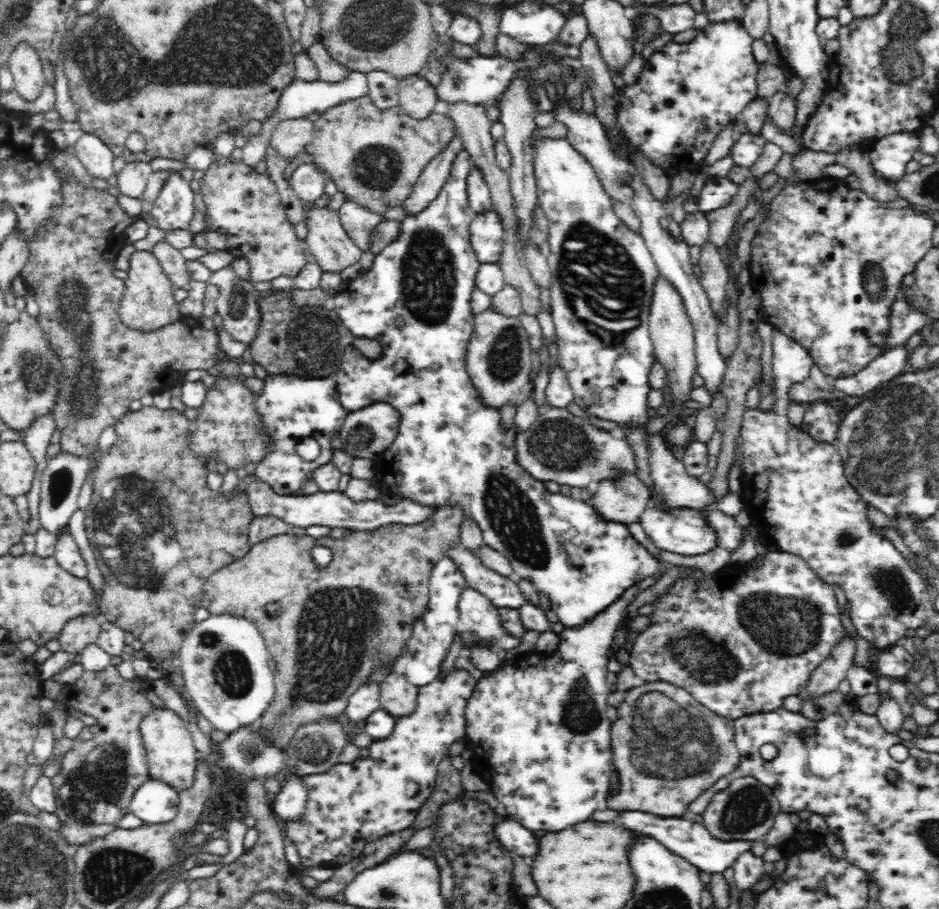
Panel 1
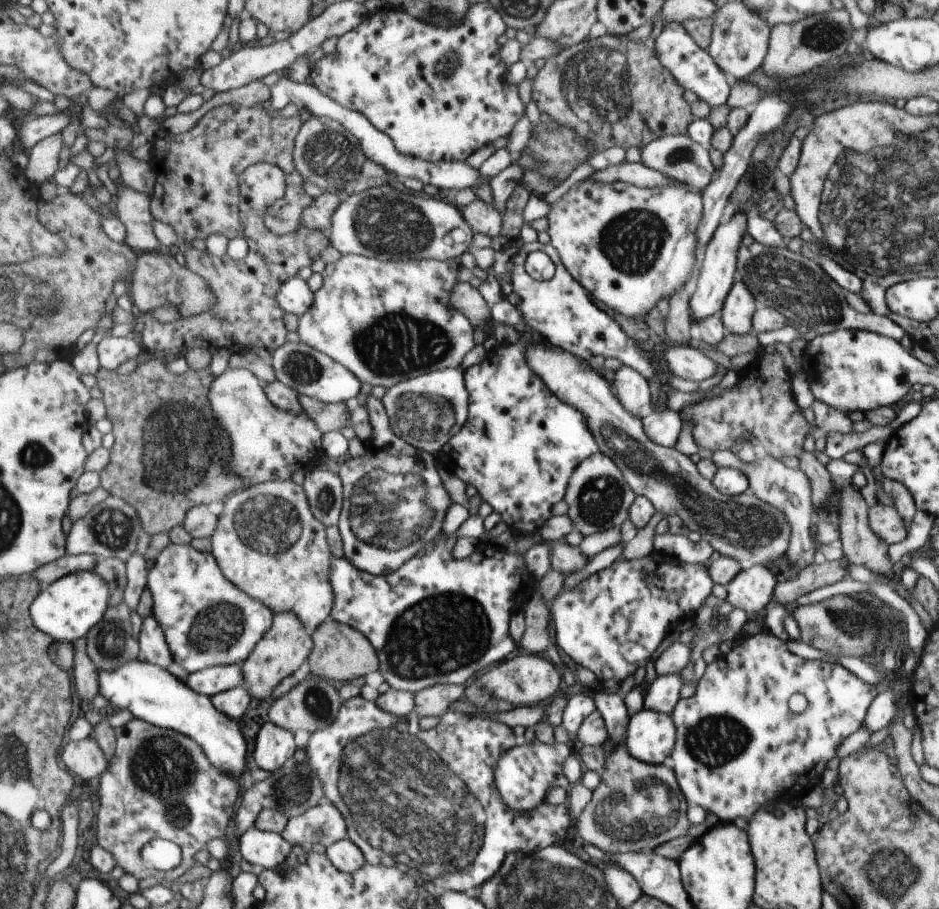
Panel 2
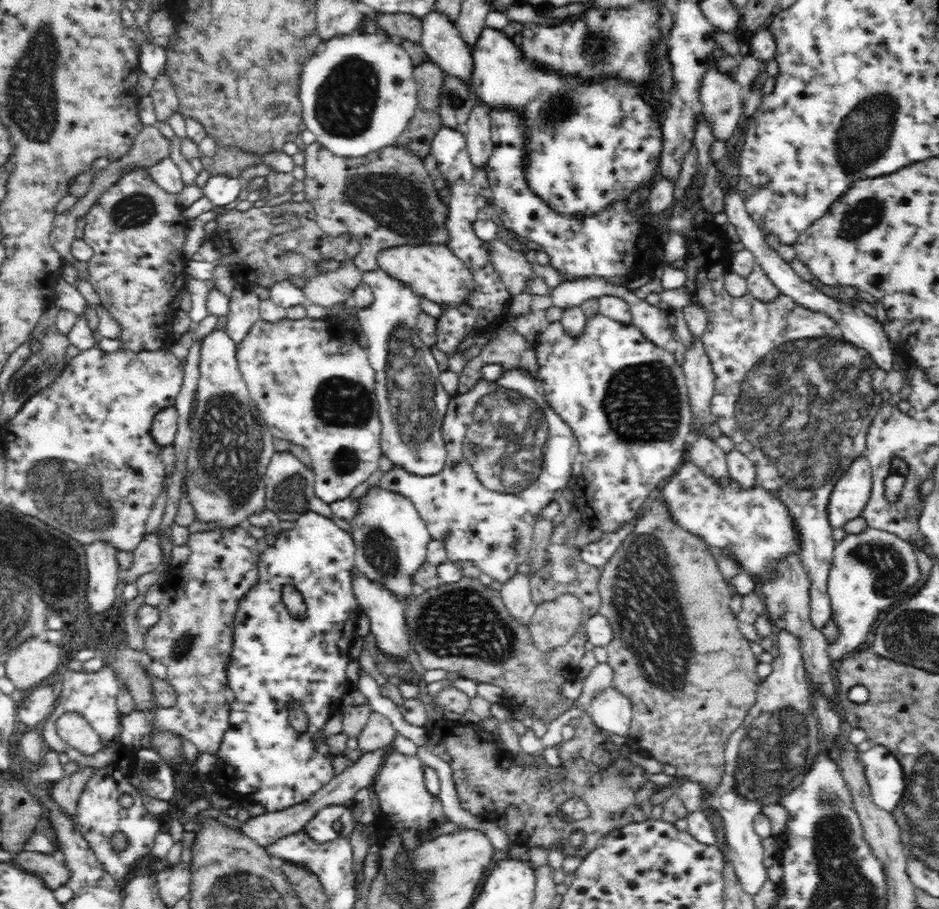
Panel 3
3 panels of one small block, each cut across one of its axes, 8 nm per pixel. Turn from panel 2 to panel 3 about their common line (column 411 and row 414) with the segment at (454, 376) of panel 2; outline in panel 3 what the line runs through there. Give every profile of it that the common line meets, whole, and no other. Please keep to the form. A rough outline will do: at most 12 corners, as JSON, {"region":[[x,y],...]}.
{"region":[[364,271],[381,449],[435,475],[448,395],[416,333],[421,296]]}

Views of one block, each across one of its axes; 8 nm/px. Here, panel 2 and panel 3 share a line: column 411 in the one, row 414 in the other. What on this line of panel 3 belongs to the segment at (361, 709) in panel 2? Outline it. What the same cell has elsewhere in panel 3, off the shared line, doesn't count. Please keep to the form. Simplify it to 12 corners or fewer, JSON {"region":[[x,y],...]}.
{"region":[[685,197],[712,414],[789,510],[810,619],[831,618],[827,502],[887,372],[782,293],[724,289],[733,254]]}

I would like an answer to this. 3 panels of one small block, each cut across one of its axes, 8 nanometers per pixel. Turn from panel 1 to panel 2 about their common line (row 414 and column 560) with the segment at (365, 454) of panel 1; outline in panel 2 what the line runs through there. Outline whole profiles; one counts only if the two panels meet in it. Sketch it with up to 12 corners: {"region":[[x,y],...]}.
{"region":[[560,346],[527,365],[587,418],[599,450],[656,511],[742,569],[787,554],[792,526],[661,447],[614,383]]}

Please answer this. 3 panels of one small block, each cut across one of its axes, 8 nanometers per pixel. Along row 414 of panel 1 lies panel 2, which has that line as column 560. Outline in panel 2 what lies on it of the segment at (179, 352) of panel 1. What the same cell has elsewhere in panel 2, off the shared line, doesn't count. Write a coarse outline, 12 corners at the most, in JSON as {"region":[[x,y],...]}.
{"region":[[655,40],[547,58],[532,100],[558,125],[642,150],[692,122]]}

